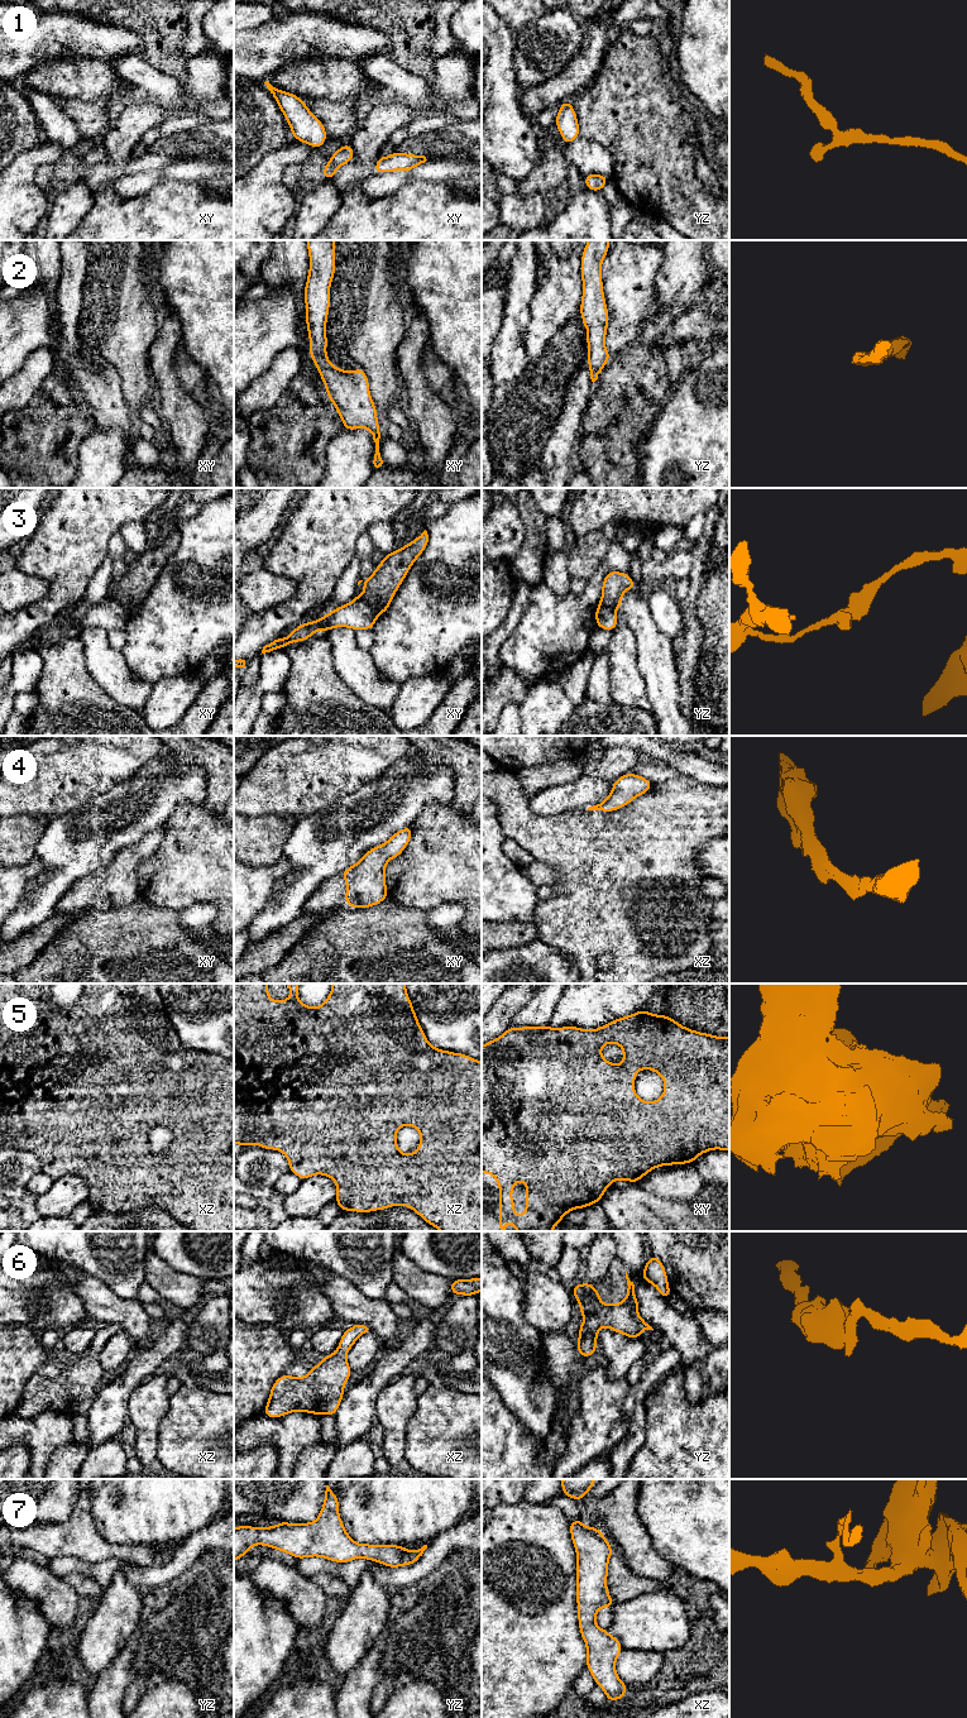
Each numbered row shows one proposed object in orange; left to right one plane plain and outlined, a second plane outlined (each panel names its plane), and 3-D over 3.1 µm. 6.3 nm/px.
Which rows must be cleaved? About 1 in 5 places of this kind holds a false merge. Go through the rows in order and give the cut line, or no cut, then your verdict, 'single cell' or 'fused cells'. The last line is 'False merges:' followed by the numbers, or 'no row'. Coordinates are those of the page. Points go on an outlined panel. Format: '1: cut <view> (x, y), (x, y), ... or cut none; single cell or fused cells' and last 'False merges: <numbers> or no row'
1: cut none; single cell
2: cut none; single cell
3: cut xy (355, 599), (363, 599), (377, 616); fused cells
4: cut none; single cell
5: cut none; single cell
6: cut none; single cell
7: cut none; single cell
False merges: 3

